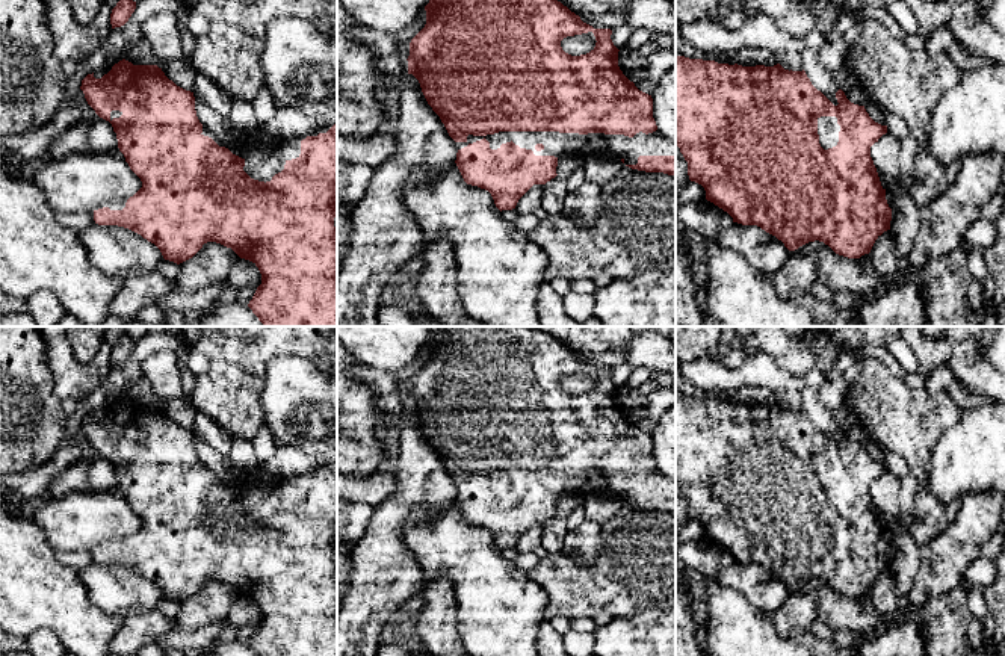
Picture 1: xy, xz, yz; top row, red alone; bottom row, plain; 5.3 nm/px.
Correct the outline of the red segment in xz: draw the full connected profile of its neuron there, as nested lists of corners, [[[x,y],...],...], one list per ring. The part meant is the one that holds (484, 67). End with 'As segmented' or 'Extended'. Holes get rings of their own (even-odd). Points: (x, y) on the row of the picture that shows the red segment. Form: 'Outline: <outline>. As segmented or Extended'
Outline: [[[429,0],[425,11],[426,24],[410,42],[410,56],[407,59],[408,74],[413,74],[419,80],[428,104],[440,116],[449,136],[455,141],[455,147],[458,150],[455,163],[464,181],[488,190],[500,212],[515,209],[518,200],[533,184],[546,184],[555,178],[558,175],[558,159],[562,154],[574,154],[580,160],[598,154],[611,154],[632,169],[676,175],[676,142],[663,138],[657,132],[657,125],[653,118],[651,95],[639,91],[620,70],[620,50],[611,39],[611,29],[594,29],[558,0]],[[588,32],[592,32],[597,41],[595,47],[589,53],[571,56],[562,50],[561,41],[564,38]]]. Extended

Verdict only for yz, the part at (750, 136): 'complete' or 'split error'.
split error

